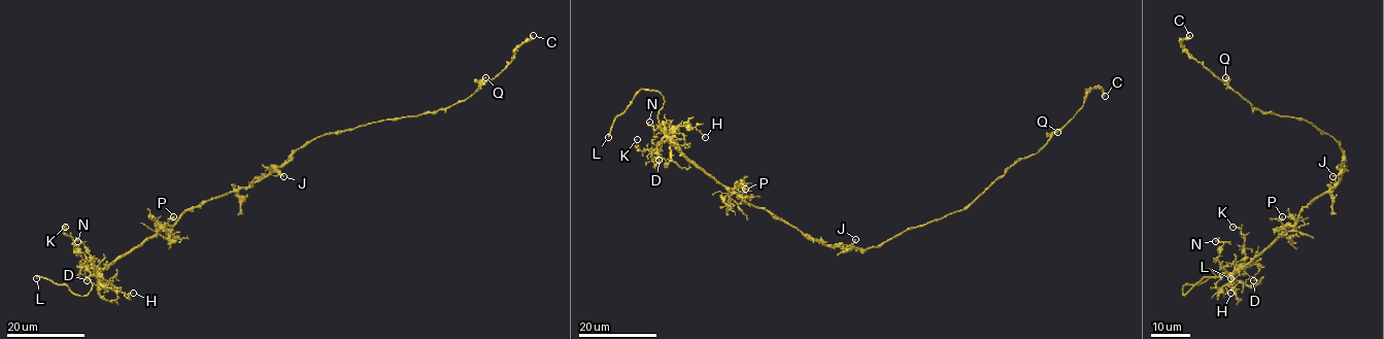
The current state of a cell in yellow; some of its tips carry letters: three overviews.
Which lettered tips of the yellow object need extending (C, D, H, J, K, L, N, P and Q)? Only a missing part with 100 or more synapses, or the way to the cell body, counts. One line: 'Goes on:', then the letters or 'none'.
Goes on: L

